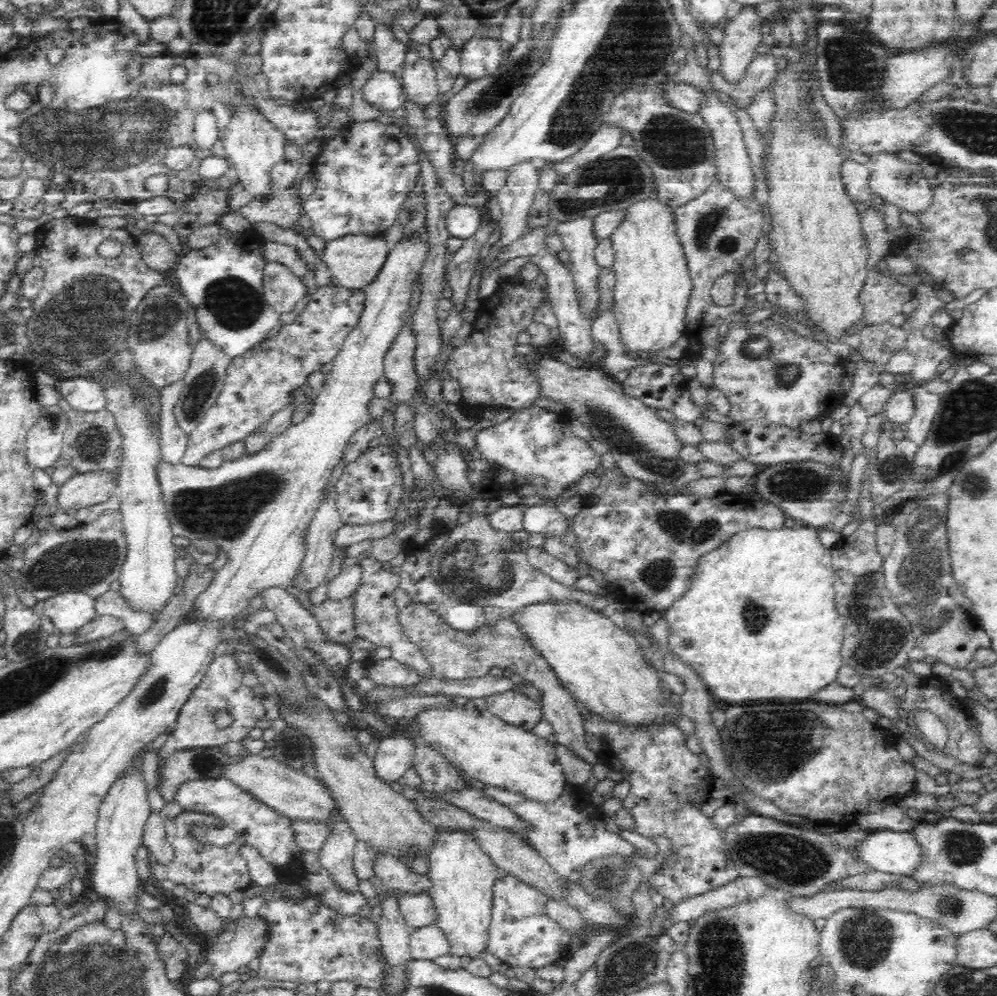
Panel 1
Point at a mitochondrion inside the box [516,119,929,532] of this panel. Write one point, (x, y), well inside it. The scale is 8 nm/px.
(615, 178)

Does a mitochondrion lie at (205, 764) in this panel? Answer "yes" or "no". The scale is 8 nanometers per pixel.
yes

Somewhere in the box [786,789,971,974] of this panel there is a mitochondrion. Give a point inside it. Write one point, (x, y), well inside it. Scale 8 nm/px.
(866, 937)

